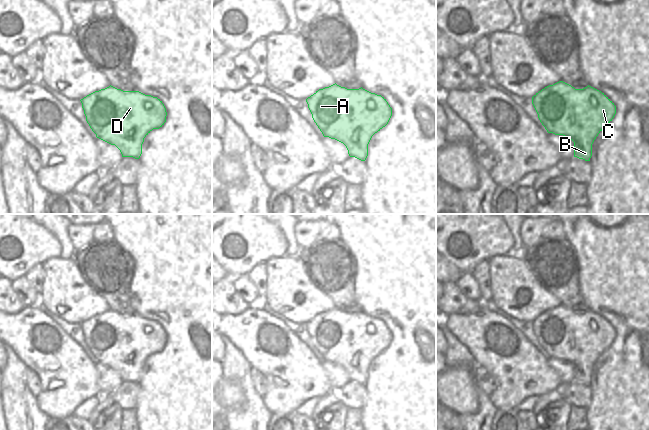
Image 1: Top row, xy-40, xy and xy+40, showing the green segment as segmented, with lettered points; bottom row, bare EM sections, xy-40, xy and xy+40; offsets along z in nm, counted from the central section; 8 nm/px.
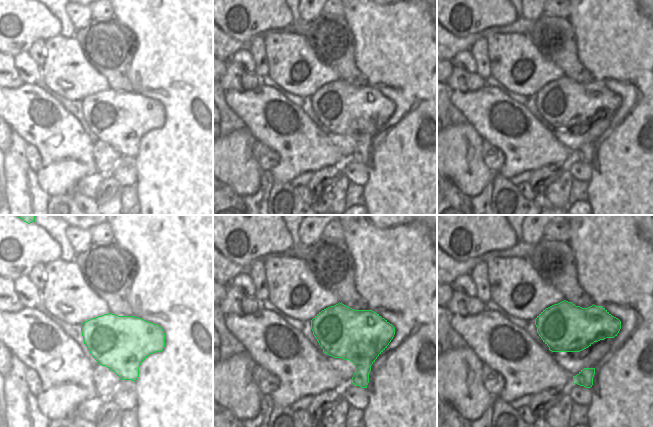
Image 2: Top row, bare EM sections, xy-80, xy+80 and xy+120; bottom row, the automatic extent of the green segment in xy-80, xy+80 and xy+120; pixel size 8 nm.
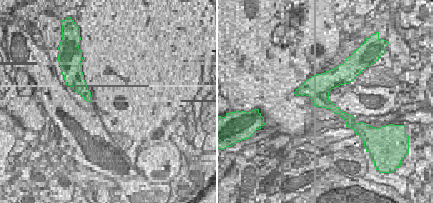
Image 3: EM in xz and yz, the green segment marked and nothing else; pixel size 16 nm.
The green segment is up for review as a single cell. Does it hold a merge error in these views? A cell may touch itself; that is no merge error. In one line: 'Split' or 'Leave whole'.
Leave whole

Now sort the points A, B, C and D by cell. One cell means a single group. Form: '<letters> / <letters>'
A B C D

